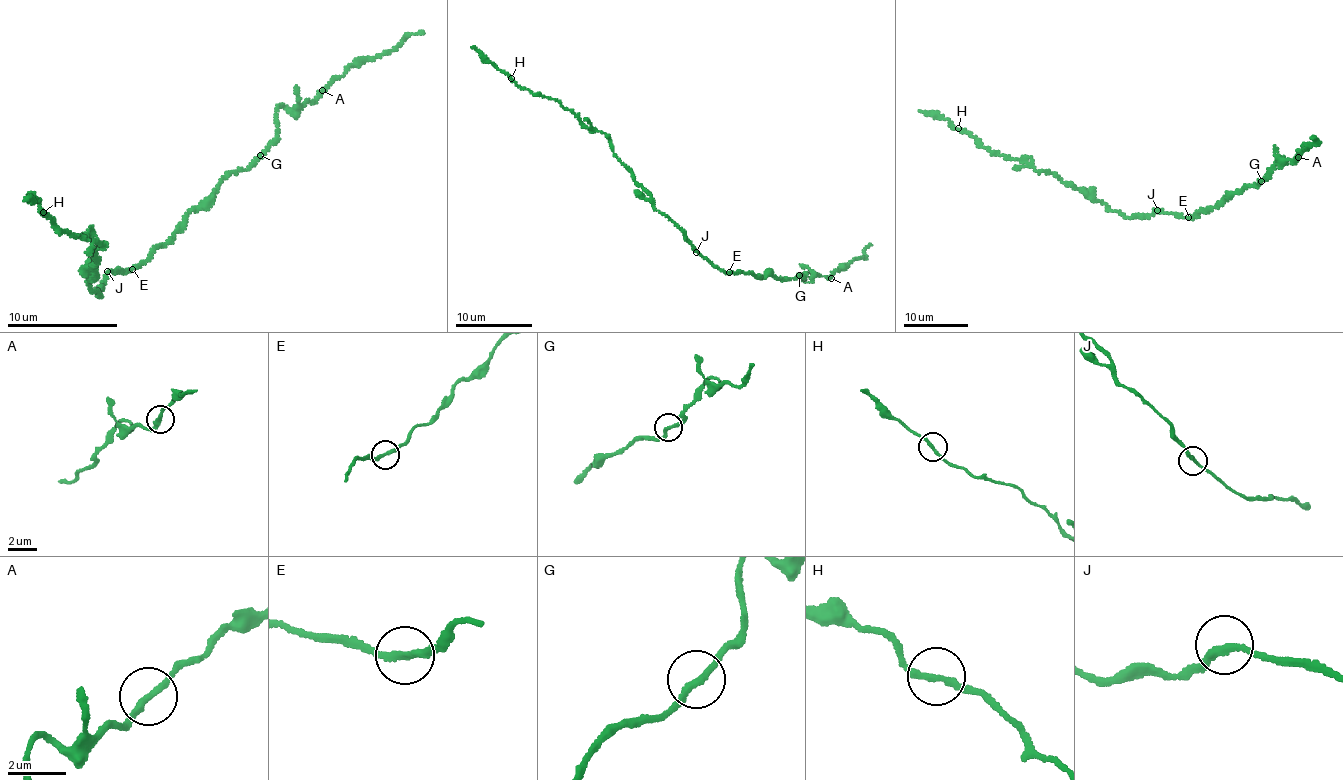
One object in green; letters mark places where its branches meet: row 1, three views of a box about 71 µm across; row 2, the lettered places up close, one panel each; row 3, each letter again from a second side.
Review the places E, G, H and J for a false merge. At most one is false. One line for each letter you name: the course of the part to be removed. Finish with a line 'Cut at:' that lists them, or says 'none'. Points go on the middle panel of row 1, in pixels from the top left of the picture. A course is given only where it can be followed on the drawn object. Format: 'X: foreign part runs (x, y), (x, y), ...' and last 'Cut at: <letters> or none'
Cut at: none

